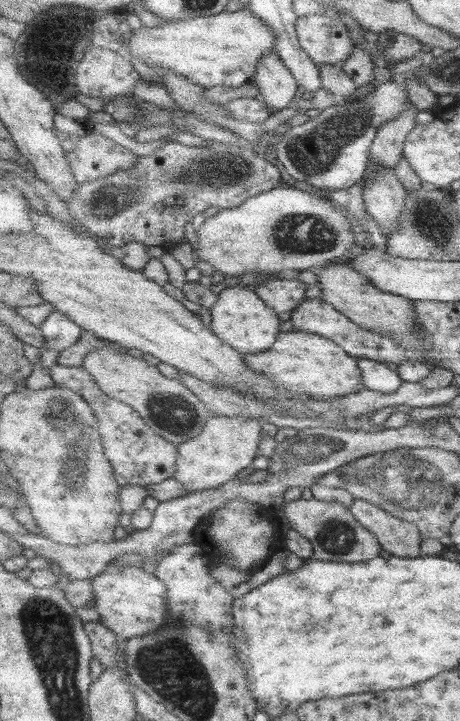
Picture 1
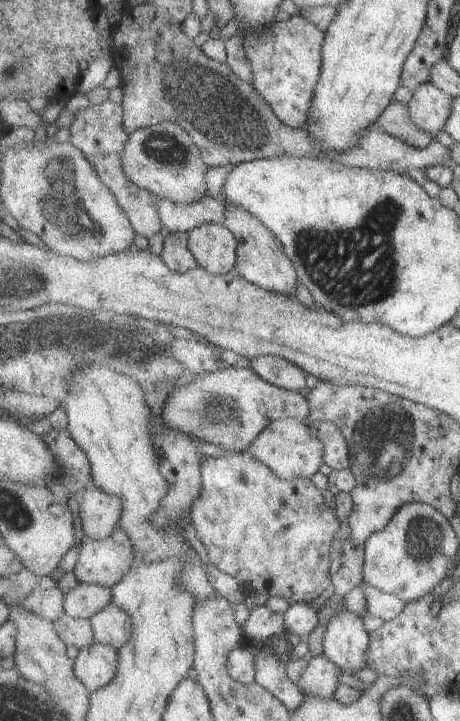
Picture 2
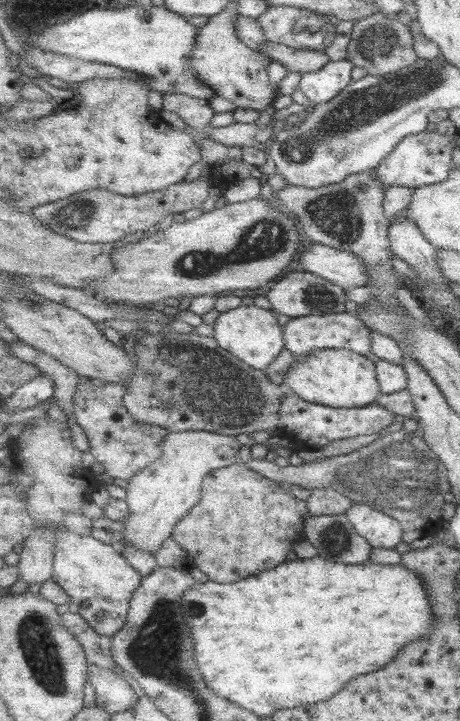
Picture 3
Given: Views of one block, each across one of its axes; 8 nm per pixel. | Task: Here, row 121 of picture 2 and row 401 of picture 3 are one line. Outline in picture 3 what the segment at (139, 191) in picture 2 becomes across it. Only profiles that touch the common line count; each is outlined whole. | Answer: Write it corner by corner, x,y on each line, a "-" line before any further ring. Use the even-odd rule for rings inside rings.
92,382
82,383
75,395
76,419
86,429
91,443
91,453
104,467
105,472
127,481
162,458
161,443
170,430
158,425
139,422
126,407
125,397
131,387
127,384
95,386

